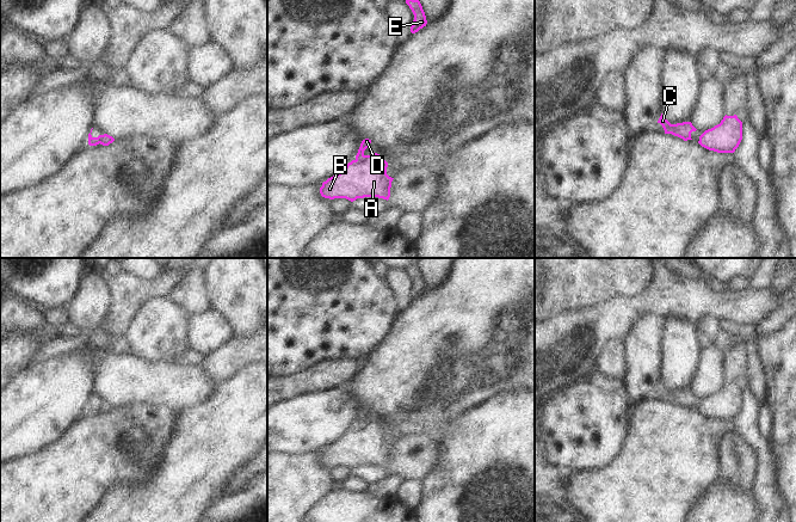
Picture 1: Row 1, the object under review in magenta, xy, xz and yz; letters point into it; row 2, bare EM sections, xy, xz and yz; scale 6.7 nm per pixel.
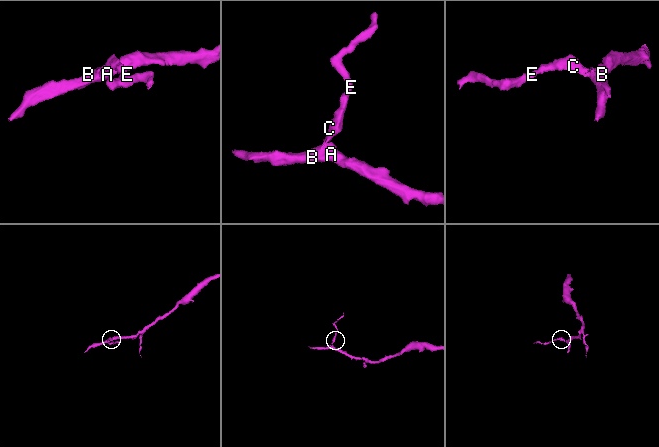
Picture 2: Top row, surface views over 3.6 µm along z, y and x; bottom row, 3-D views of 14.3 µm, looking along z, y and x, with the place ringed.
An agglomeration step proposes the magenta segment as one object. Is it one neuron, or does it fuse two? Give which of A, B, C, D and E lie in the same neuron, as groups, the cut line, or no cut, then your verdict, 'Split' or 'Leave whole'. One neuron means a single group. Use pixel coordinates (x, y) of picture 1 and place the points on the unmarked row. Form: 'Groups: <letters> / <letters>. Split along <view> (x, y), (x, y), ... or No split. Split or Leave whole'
Groups: A B / C D E. Split along xz (369, 423), (364, 428), (356, 428). Split.

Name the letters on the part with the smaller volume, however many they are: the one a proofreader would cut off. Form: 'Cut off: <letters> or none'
Cut off: C, D, E.

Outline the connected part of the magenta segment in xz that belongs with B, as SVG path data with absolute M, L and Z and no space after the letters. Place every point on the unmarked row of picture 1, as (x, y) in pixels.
M372 420L365 429L362 430L352 428L340 441L322 450L320 461L325 466L346 466L351 469L364 465L378 465L388 468L394 446L387 442L387 435L388 430L377 420Z

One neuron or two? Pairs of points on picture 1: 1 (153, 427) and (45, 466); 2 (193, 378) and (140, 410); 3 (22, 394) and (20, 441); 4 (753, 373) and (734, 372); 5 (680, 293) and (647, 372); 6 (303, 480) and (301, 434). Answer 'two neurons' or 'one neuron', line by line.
1: one neuron
2: two neurons
3: one neuron
4: two neurons
5: two neurons
6: two neurons

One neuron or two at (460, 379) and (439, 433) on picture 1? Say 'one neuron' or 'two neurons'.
two neurons

